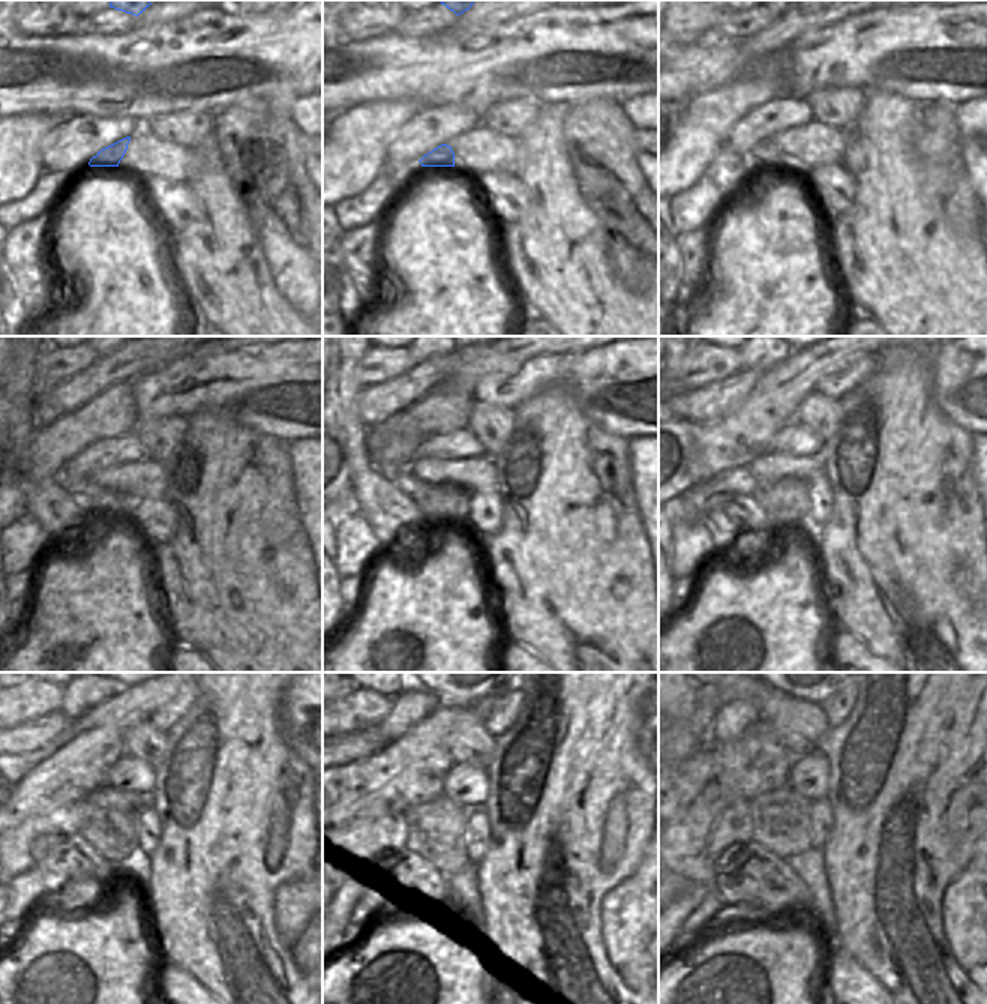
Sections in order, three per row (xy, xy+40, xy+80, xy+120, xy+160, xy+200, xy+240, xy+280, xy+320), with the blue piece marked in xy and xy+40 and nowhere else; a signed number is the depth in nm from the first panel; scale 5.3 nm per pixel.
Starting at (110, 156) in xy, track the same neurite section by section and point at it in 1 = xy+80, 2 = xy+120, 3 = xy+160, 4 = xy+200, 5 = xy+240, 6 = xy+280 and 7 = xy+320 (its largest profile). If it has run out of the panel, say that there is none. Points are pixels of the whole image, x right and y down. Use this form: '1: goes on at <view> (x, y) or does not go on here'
1: goes on at xy+80 (765, 150)
2: goes on at xy+120 (80, 488)
3: goes on at xy+160 (404, 480)
4: goes on at xy+200 (689, 505)
5: goes on at xy+240 (17, 859)
6: goes on at xy+280 (359, 848)
7: goes on at xy+320 (717, 823)

